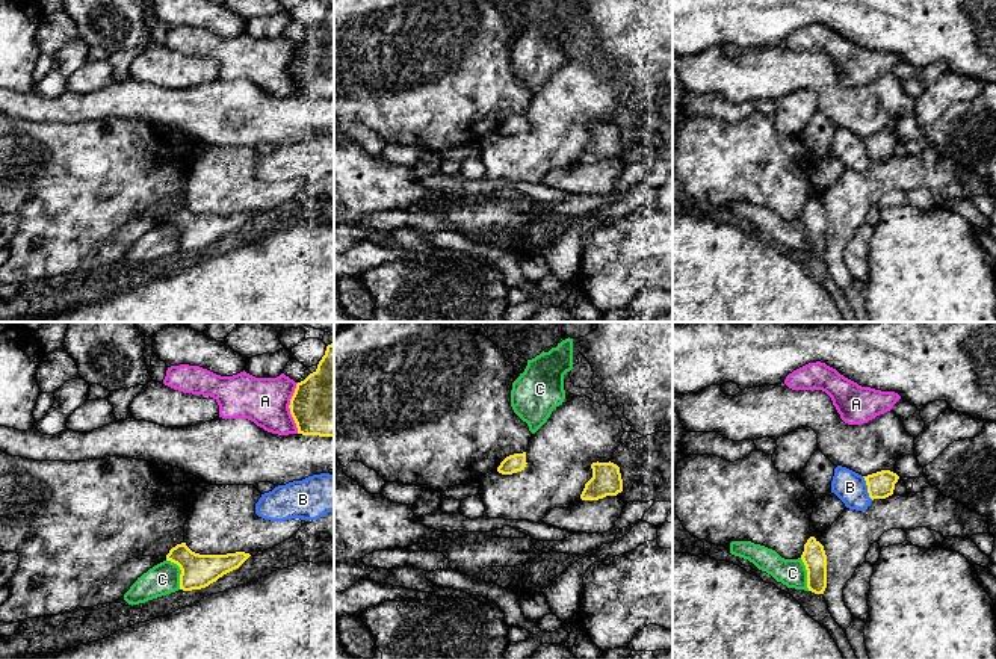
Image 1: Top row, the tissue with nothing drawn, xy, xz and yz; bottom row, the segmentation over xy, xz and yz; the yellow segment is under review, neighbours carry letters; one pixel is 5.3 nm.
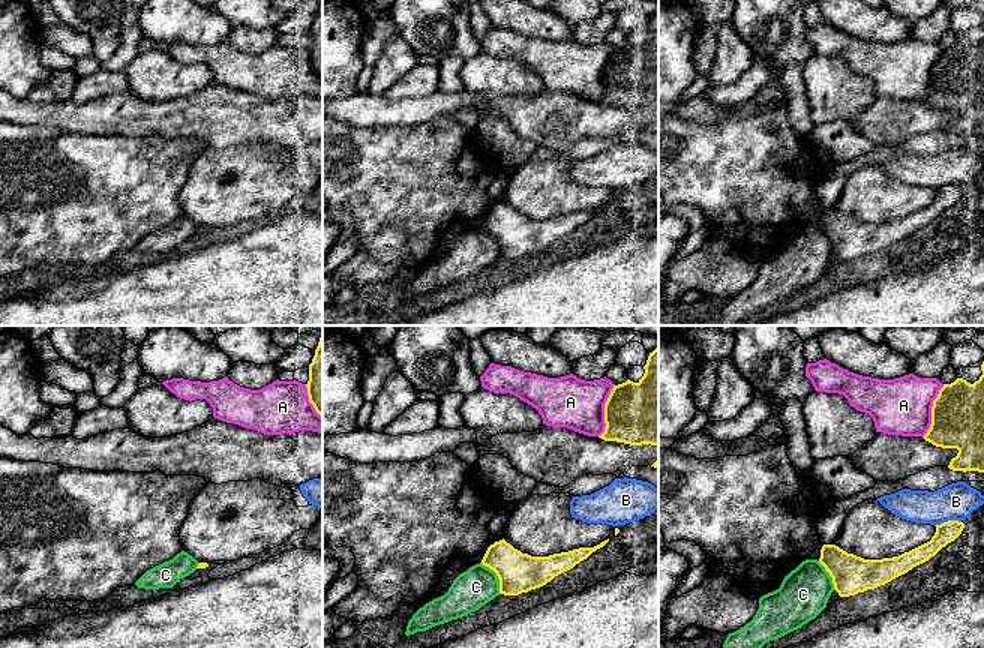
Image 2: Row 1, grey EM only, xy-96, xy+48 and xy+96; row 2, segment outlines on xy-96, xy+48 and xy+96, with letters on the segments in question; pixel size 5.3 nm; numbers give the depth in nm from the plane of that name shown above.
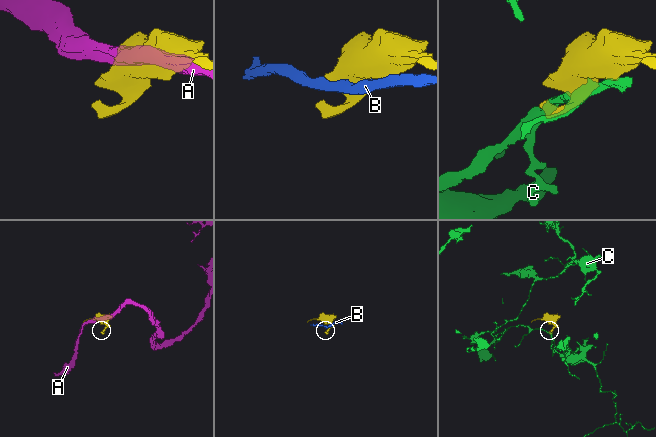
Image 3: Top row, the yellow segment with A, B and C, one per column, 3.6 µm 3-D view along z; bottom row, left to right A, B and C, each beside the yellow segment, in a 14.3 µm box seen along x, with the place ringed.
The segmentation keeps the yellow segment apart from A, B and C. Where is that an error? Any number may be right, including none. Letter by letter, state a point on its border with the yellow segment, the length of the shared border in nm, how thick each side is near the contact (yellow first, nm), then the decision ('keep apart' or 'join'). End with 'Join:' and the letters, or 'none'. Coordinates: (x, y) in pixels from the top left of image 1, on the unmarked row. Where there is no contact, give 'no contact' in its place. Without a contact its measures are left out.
A: contact xy (289, 68); length 280 nm; calibres 380 and 260 nm; keep apart
B: contact yz (868, 150); length 140 nm; calibres 140 and 170 nm; keep apart
C: contact xy (182, 233); length 180 nm; calibres 180 and 170 nm; keep apart
Join: none

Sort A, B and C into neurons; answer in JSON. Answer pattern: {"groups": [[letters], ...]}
{"groups": [["A", "B"], ["C"]]}

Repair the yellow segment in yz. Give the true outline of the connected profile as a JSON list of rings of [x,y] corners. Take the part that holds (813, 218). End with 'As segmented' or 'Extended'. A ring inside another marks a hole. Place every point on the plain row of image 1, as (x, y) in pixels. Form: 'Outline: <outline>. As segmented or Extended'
Outline: [[[810,198],[804,206],[801,221],[807,231],[807,249],[815,255],[824,255],[827,249],[827,216],[824,207]]]. As segmented

